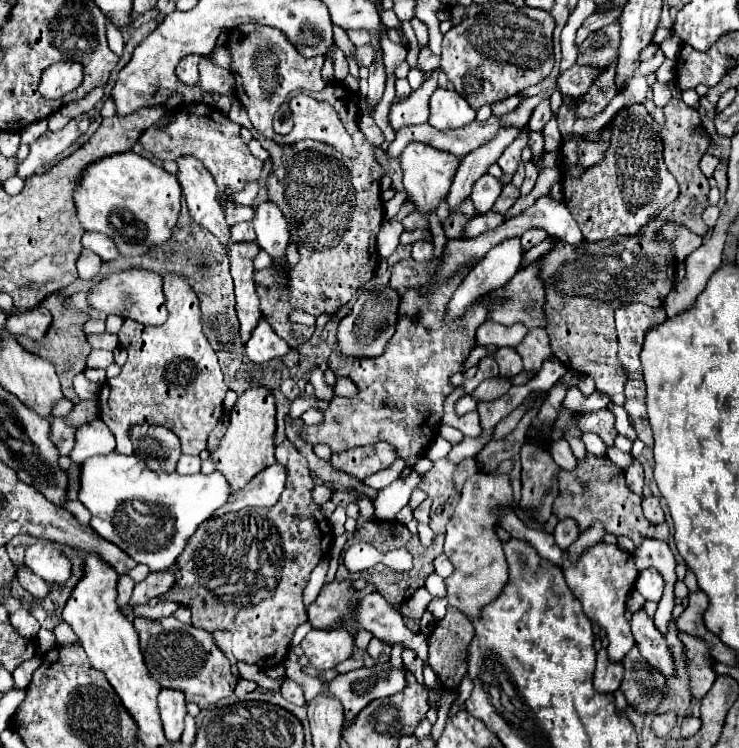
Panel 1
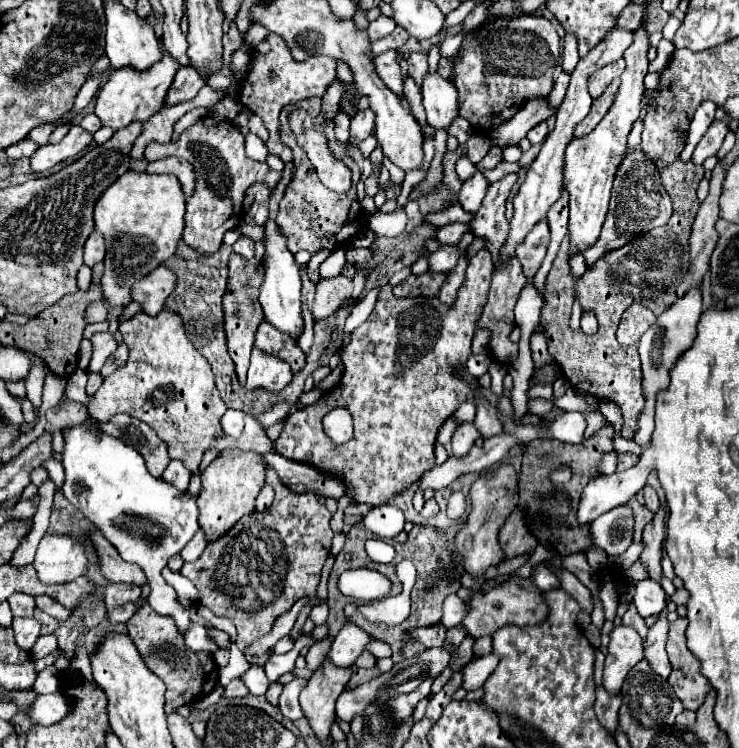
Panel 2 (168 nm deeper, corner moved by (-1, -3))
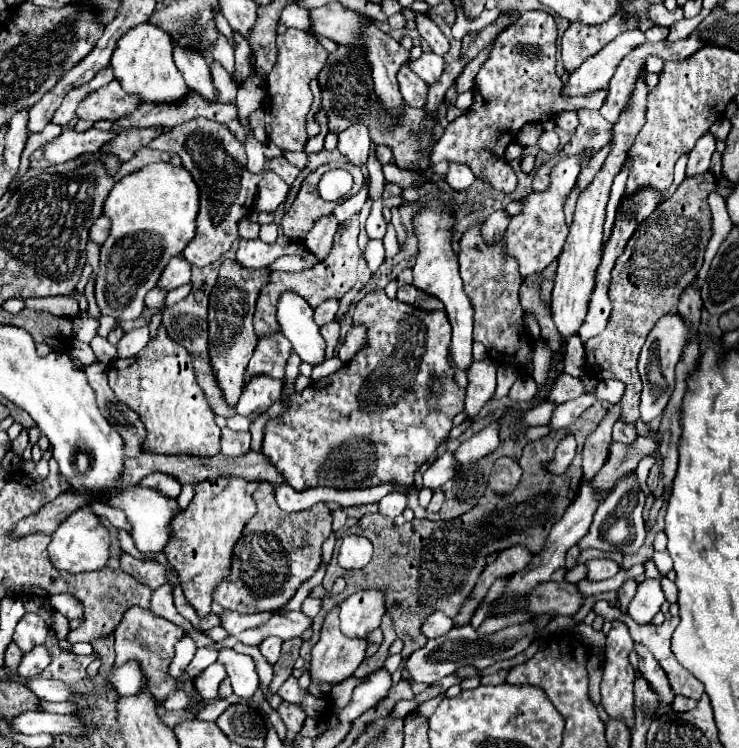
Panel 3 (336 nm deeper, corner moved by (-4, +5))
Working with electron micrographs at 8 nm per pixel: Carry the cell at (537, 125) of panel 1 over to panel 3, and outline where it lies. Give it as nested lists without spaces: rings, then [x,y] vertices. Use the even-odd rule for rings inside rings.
[[[544,131],[542,135],[540,135],[540,139],[538,139],[538,147],[542,149],[542,151],[546,151],[546,153],[556,153],[558,151],[558,135],[556,135],[556,131]]]

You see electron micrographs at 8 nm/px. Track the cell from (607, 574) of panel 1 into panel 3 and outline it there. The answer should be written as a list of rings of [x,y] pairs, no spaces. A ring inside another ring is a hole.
[[[612,621],[612,629],[606,635],[606,649],[604,649],[604,667],[602,667],[604,677],[602,677],[602,685],[600,685],[602,687],[602,705],[610,717],[620,717],[628,727],[632,725],[632,719],[634,719],[632,689],[634,689],[634,679],[636,679],[636,673],[628,661],[632,645],[634,645],[634,641],[630,637],[628,627],[620,621]]]

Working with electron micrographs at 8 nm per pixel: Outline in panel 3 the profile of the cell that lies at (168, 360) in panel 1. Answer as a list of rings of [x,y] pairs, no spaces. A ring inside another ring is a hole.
[[[160,325],[156,337],[136,355],[130,359],[114,361],[108,369],[108,383],[118,401],[126,403],[132,411],[136,411],[146,425],[146,441],[144,449],[150,453],[164,453],[164,455],[216,455],[220,451],[220,427],[216,425],[216,415],[212,405],[208,403],[204,391],[196,381],[196,373],[192,367],[192,355],[174,341],[166,327]]]

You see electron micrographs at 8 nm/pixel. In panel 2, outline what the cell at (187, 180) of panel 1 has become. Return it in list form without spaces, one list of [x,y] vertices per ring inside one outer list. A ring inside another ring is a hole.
[[[163,157],[159,161],[153,161],[147,165],[145,173],[171,173],[179,179],[179,183],[183,185],[185,195],[193,193],[195,187],[195,175],[193,175],[193,167],[189,161],[185,159],[177,159],[177,157]]]

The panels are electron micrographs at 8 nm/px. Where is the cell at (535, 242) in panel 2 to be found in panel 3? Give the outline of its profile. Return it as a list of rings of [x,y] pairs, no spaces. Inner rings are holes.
[[[564,159],[552,169],[552,185],[546,193],[530,193],[524,199],[524,211],[514,215],[508,229],[506,229],[506,251],[518,259],[520,273],[532,275],[548,267],[562,251],[564,239],[568,235],[568,227],[564,223],[564,195],[572,191],[576,177],[580,173],[580,163],[576,159]]]

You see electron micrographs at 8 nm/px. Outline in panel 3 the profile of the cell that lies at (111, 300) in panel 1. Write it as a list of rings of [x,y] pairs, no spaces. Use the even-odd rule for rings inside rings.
[[[176,255],[166,265],[156,287],[170,291],[170,289],[176,289],[176,287],[186,285],[186,283],[190,283],[190,263],[182,255]]]

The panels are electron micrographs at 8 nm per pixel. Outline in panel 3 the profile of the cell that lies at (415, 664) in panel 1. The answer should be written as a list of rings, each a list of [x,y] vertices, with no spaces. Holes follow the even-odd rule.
[[[592,405],[570,429],[554,431],[538,441],[526,443],[524,453],[518,461],[524,475],[516,491],[502,497],[488,489],[482,495],[482,499],[458,519],[452,519],[452,521],[414,519],[412,523],[406,523],[406,521],[394,523],[378,513],[364,515],[356,525],[348,529],[348,533],[368,537],[370,543],[374,545],[374,557],[362,569],[342,571],[342,567],[338,567],[338,561],[336,561],[338,549],[334,549],[334,557],[328,563],[328,571],[322,585],[330,591],[338,575],[342,575],[348,585],[344,593],[334,595],[330,599],[322,599],[322,611],[314,617],[314,625],[312,625],[314,635],[309,640],[310,647],[318,643],[324,617],[330,613],[330,609],[338,607],[348,595],[356,591],[366,591],[366,589],[378,589],[384,593],[386,615],[392,619],[398,639],[404,641],[404,649],[400,655],[406,659],[408,655],[412,655],[412,651],[424,647],[424,643],[428,641],[426,635],[422,633],[424,619],[434,611],[442,611],[450,619],[454,619],[460,613],[460,607],[470,599],[472,589],[486,565],[488,555],[514,545],[524,545],[534,555],[538,555],[546,547],[546,539],[552,525],[562,519],[564,511],[568,509],[568,505],[576,497],[576,491],[582,485],[584,439],[592,431],[596,431],[596,427],[606,417],[606,413],[608,411],[602,405]],[[568,433],[576,437],[578,453],[564,475],[550,475],[546,473],[544,465],[552,459],[552,453],[554,453],[552,445],[556,445],[556,441],[560,441]]]

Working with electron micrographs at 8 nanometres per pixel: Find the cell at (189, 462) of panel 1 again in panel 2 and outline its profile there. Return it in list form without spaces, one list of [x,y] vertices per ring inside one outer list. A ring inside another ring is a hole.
[[[171,461],[169,467],[163,471],[161,477],[163,477],[167,483],[173,483],[173,487],[177,487],[179,491],[187,491],[191,473],[183,467],[183,463],[179,463],[179,461]]]

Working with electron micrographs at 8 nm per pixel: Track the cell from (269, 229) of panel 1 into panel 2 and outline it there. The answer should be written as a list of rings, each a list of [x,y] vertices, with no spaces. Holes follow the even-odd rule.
[[[267,221],[265,223],[265,281],[261,287],[259,301],[265,311],[265,319],[277,327],[281,333],[287,333],[291,339],[299,339],[303,333],[303,311],[301,311],[301,279],[299,269],[295,265],[293,255],[287,249],[287,239],[279,235],[277,223]]]

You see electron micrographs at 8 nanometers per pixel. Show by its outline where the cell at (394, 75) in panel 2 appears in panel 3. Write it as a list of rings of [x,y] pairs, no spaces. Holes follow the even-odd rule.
[[[406,63],[398,71],[398,83],[400,83],[400,91],[404,95],[404,101],[410,107],[424,107],[426,95],[428,95],[428,85],[416,73],[412,73]]]

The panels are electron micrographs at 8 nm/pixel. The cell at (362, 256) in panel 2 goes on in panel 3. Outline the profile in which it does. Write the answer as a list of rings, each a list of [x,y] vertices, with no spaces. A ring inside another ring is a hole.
[[[242,239],[240,241],[240,247],[238,247],[238,253],[236,253],[236,259],[240,265],[244,267],[250,267],[250,269],[262,269],[270,263],[274,263],[278,257],[284,255],[307,255],[312,254],[309,249],[303,243],[292,242],[285,247],[280,247],[276,243],[268,245],[260,239]]]

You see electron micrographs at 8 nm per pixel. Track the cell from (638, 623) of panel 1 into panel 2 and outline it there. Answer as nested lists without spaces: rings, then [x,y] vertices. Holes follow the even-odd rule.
[[[629,603],[629,609],[627,609],[627,613],[623,615],[623,625],[633,627],[641,637],[645,637],[645,635],[647,635],[647,625],[645,625],[645,621],[639,617],[637,609],[633,607],[633,603]]]

